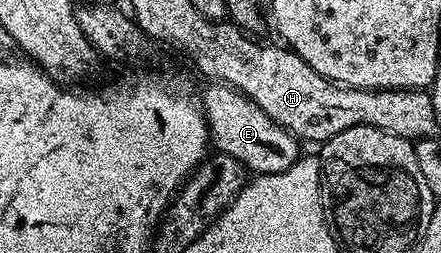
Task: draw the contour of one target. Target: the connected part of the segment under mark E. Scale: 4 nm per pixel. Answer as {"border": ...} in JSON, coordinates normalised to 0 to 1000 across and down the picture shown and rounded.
{"border":[[[490,324],[469,344],[456,372],[456,415],[472,482],[476,557],[494,605],[537,628],[580,692],[639,684],[680,628],[683,577],[673,545],[615,482],[615,466],[546,364]]]}

